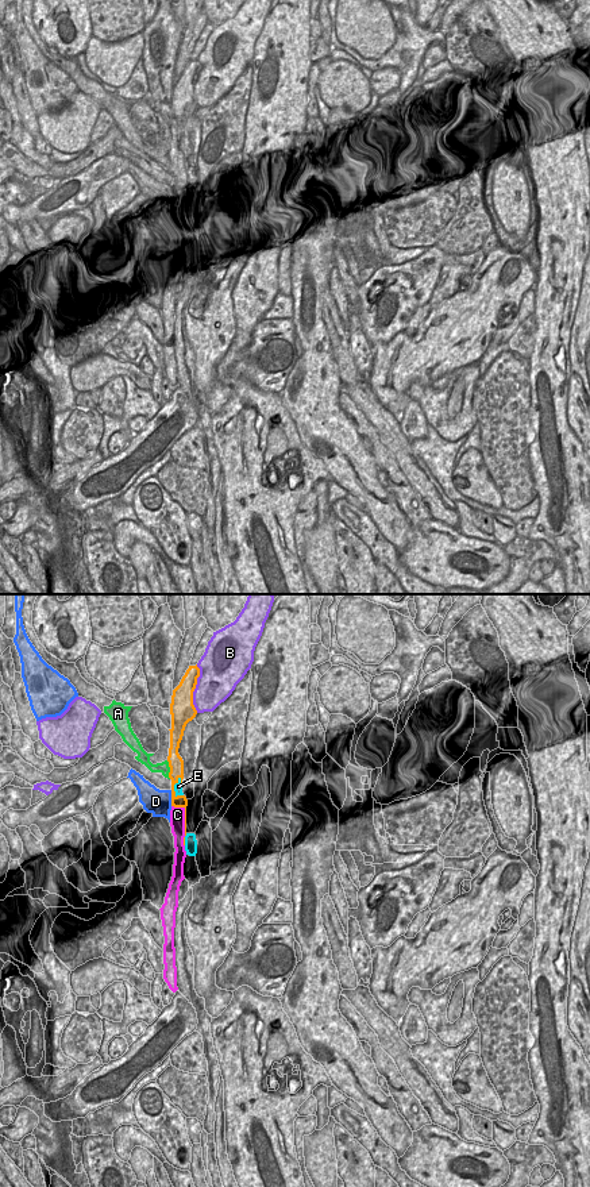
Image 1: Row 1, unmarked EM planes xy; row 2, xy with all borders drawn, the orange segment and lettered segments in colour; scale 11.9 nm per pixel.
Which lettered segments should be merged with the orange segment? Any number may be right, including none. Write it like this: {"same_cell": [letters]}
{"same_cell": ["C"]}

